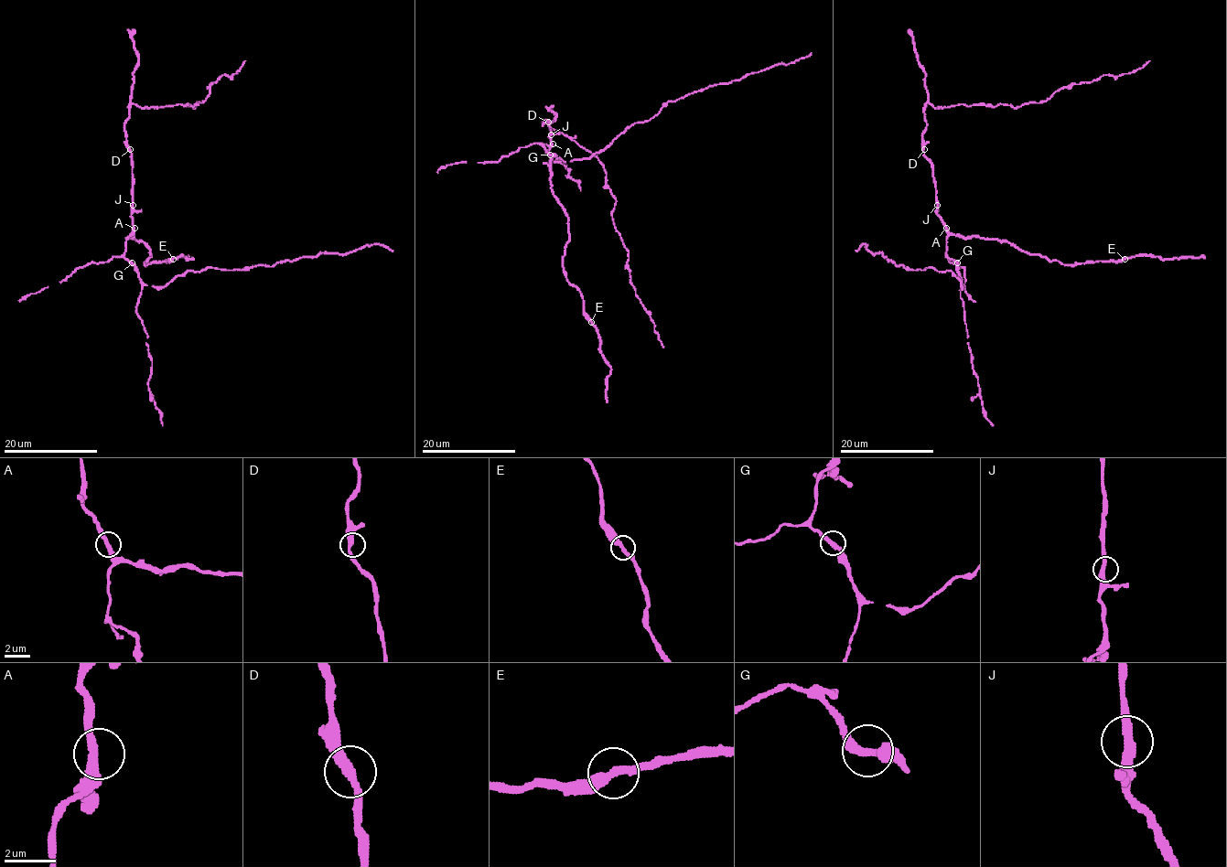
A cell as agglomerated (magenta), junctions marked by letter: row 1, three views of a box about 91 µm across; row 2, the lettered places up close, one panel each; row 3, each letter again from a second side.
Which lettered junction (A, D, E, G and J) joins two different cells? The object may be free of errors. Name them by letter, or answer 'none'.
E

